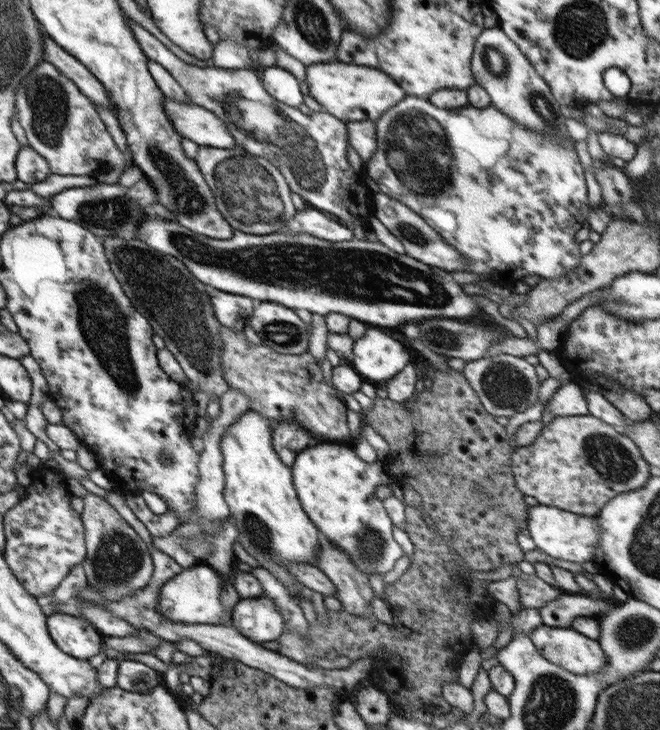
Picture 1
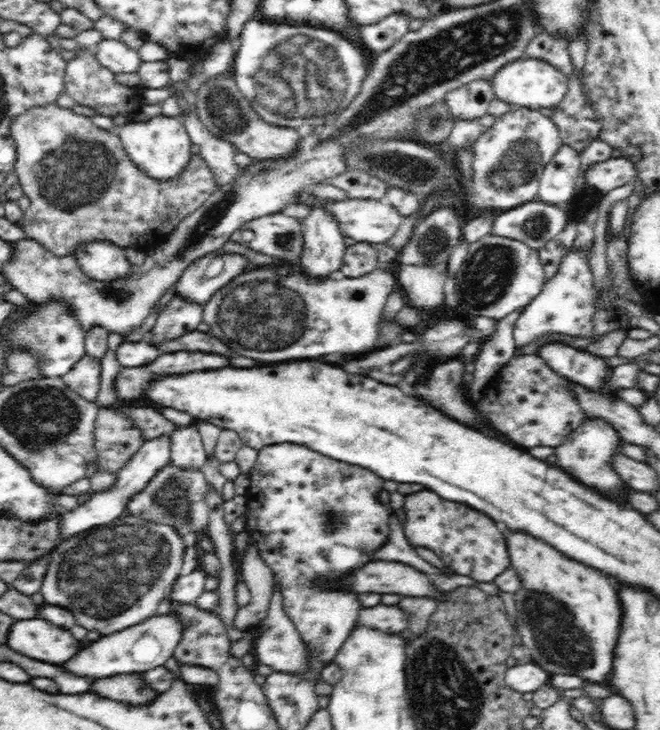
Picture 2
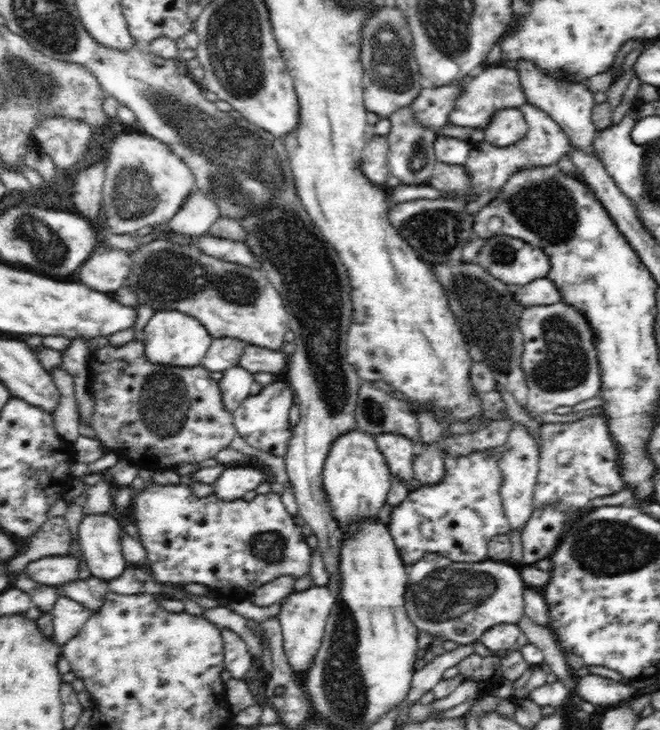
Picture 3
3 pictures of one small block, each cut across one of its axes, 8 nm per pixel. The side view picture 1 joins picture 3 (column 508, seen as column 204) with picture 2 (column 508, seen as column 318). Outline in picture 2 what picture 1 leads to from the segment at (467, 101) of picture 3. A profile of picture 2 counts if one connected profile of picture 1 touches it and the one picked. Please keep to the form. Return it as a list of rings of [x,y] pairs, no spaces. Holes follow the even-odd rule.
[[[512,108],[507,113],[500,115],[494,124],[483,133],[473,145],[473,177],[471,183],[461,179],[463,186],[462,198],[468,200],[473,206],[480,208],[495,208],[502,211],[516,208],[526,202],[539,200],[538,182],[544,172],[544,166],[552,160],[556,152],[563,146],[556,123],[540,111],[528,108]]]

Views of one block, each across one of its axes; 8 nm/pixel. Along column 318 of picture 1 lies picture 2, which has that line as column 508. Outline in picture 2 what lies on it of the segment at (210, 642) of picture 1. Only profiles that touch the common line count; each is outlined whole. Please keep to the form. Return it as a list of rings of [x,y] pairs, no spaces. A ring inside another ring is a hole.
[[[532,660],[505,670],[505,684],[519,693],[536,692],[542,685],[549,683],[549,678],[550,674]]]

